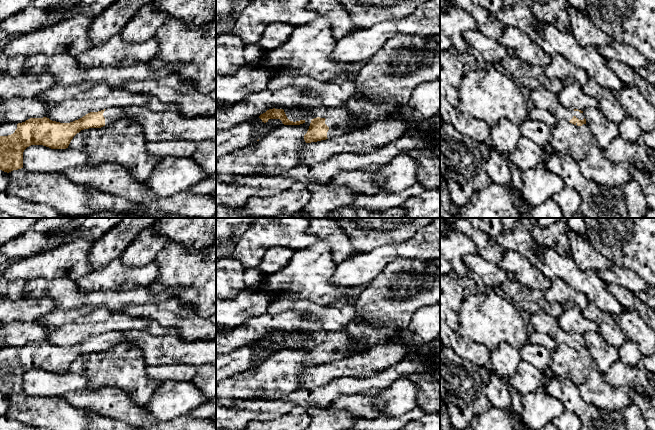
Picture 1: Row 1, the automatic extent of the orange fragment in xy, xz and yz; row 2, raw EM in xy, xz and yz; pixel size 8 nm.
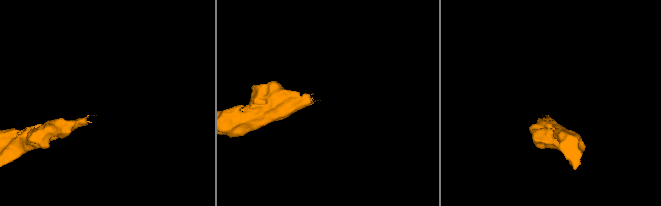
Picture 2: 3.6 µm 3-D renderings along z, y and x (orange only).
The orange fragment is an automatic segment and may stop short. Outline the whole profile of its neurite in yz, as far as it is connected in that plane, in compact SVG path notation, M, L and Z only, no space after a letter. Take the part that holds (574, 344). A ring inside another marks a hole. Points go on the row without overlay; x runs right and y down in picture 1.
M546 313L531 314L527 316L527 320L531 330L549 335L556 344L565 343L577 350L586 348L583 335L565 332L560 328L557 319Z

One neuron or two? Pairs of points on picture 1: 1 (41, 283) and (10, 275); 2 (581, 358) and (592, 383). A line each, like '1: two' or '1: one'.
1: two
2: one

